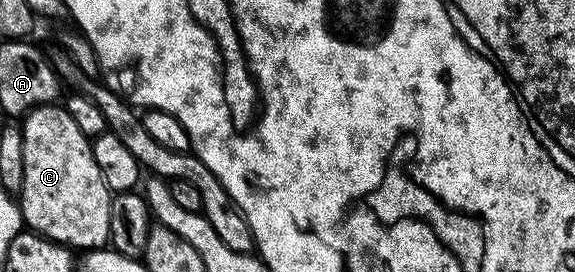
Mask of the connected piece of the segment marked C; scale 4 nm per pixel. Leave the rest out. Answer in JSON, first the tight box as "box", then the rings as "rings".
{"box":[18,104,113,251],"rings":[[[63,104],[39,105],[31,109],[22,118],[22,187],[18,194],[18,204],[23,217],[23,224],[33,233],[67,245],[76,251],[103,249],[109,244],[110,235],[110,203],[113,194],[108,192],[102,179],[102,171],[98,171],[98,163],[94,163],[91,140],[82,131],[78,131],[78,123],[70,119],[67,108]]]}

